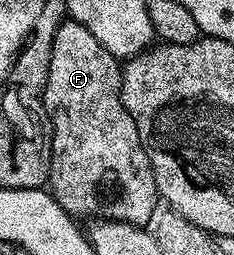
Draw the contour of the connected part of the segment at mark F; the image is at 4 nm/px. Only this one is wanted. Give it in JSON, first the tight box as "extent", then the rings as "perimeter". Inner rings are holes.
{"extent":[43,18,159,225],"perimeter":[[[70,18],[59,25],[43,96],[53,127],[53,156],[47,187],[59,206],[71,216],[93,215],[89,217],[94,220],[114,219],[120,223],[145,225],[149,218],[154,218],[153,210],[159,204],[159,196],[139,129],[135,129],[135,121],[131,121],[131,113],[127,113],[121,100],[121,69],[118,59],[95,41],[91,29]]]}

